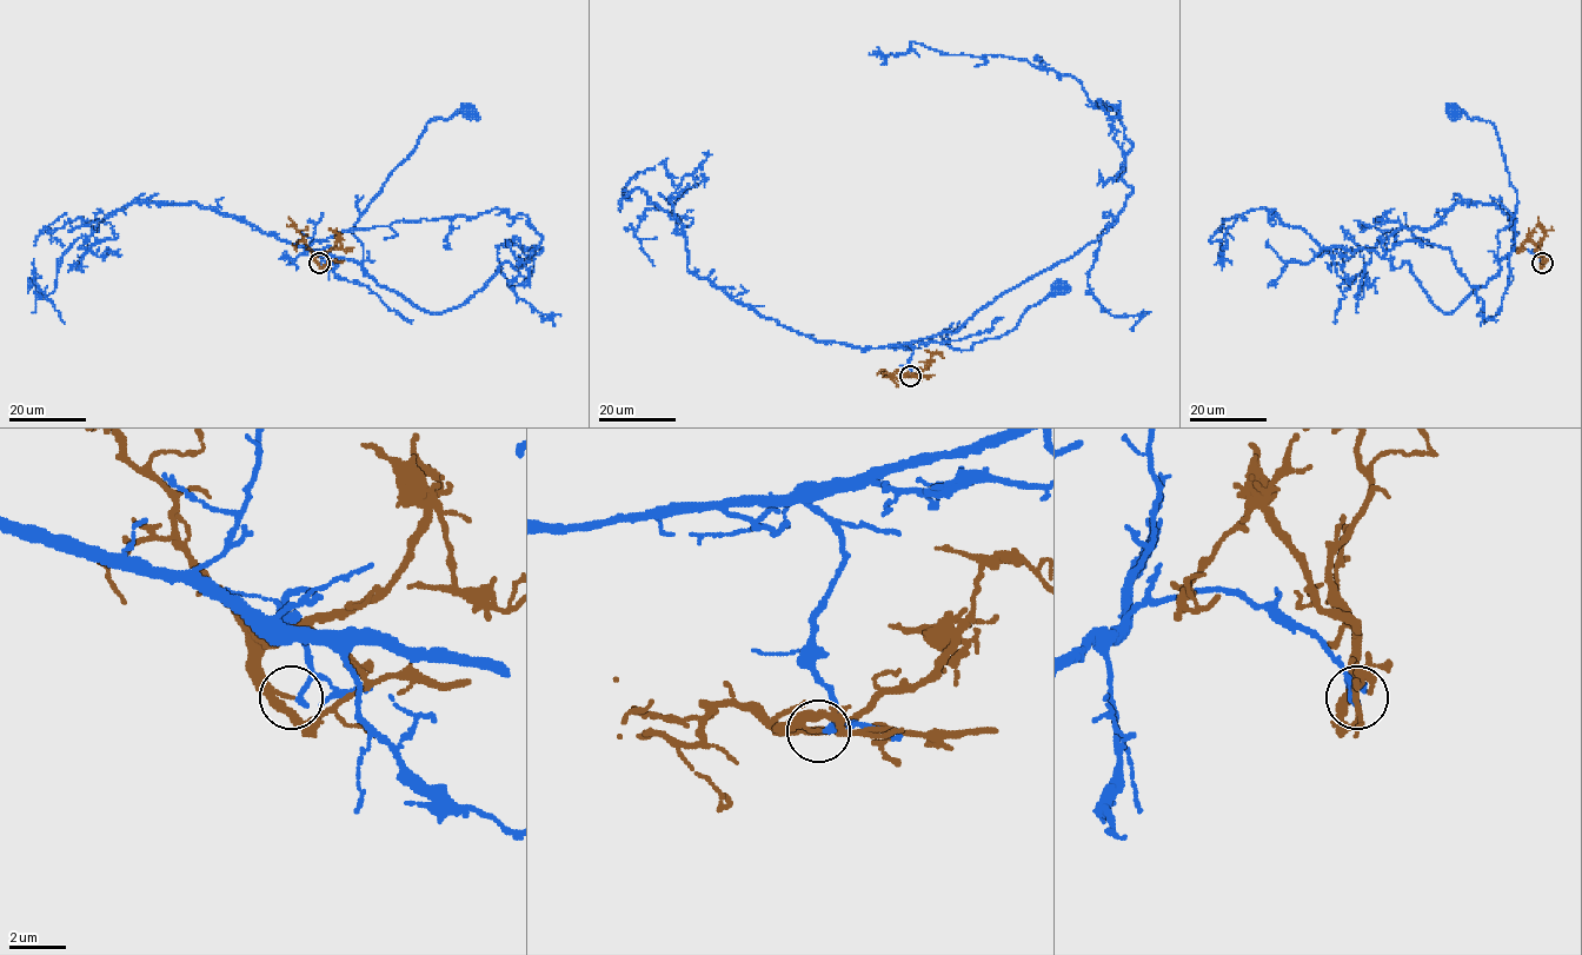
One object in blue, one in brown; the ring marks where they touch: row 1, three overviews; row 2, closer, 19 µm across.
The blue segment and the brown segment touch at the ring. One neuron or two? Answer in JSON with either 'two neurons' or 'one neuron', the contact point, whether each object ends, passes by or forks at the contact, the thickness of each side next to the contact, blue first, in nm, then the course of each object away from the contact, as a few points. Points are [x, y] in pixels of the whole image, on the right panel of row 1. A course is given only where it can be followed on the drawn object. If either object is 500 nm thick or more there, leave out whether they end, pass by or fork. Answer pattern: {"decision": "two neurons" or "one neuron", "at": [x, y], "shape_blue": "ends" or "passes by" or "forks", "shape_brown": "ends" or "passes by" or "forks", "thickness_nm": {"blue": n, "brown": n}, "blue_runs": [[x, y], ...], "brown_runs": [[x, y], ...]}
{"decision": "two neurons", "at": [1542, 263], "shape_blue": "ends", "shape_brown": "passes by", "thickness_nm": {"blue": 180, "brown": 150}, "blue_runs": [[1542, 263], [1524, 249], [1497, 262], [1496, 236], [1515, 213], [1516, 190], [1494, 127], [1453, 111]], "brown_runs": [[1542, 263], [1542, 254], [1529, 237], [1522, 246]]}

